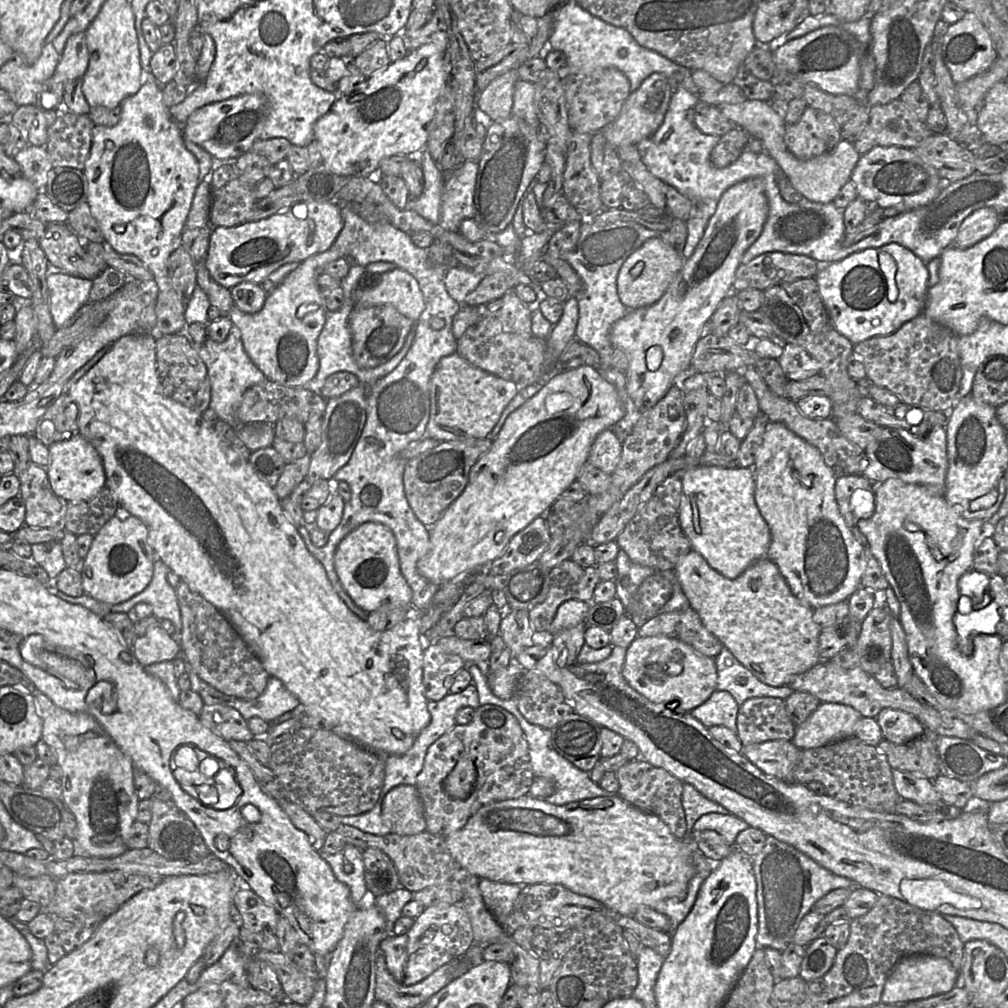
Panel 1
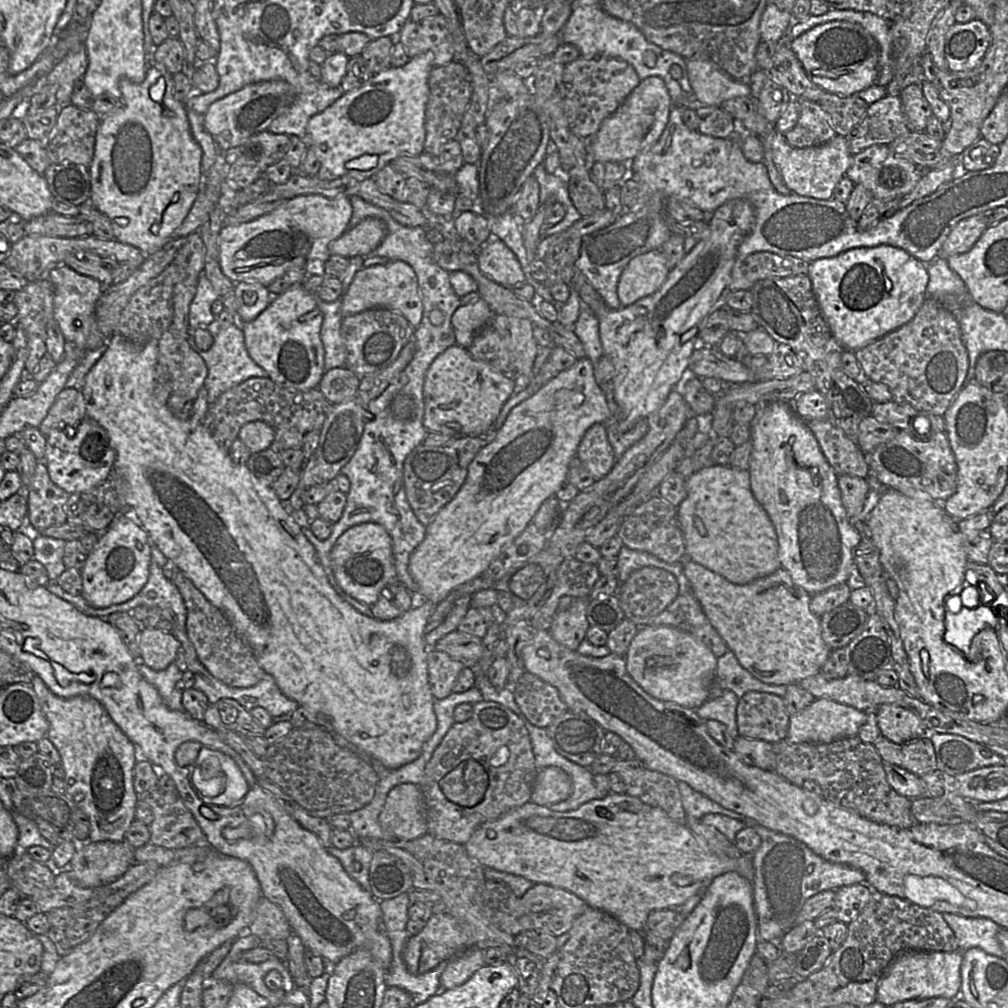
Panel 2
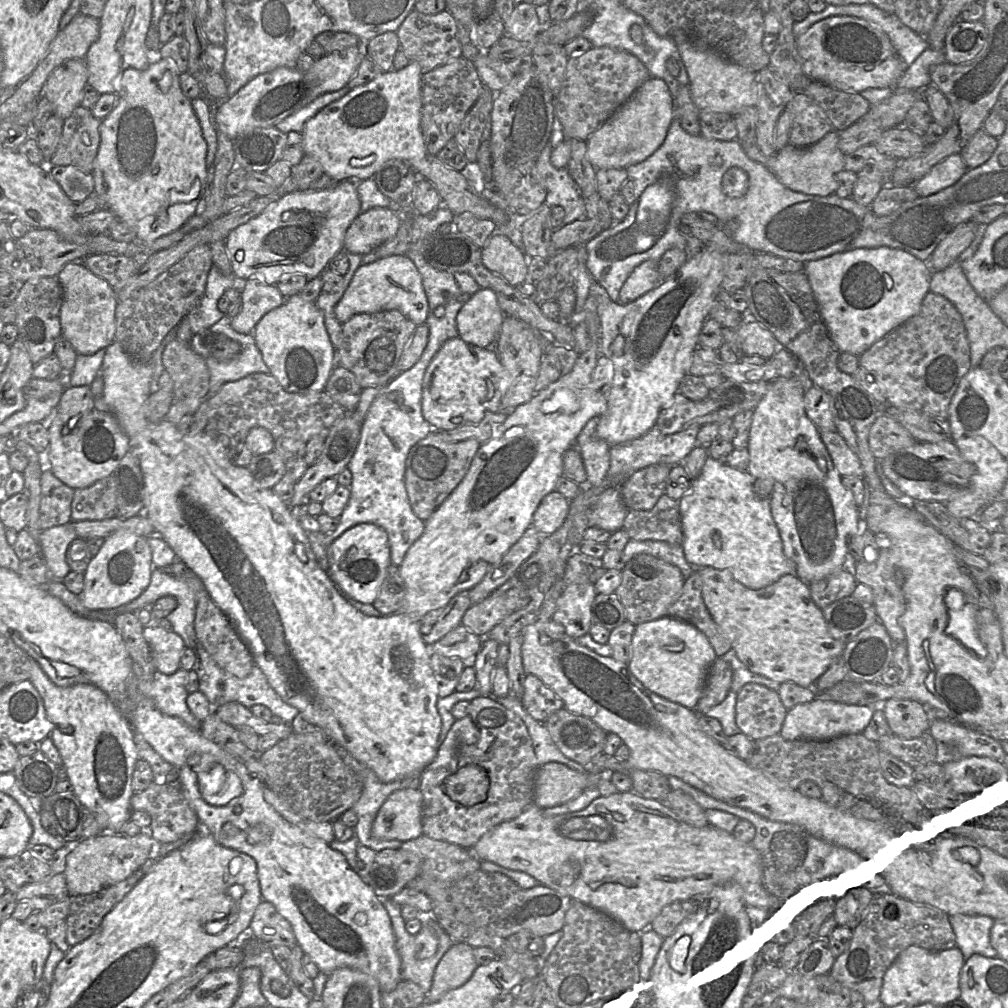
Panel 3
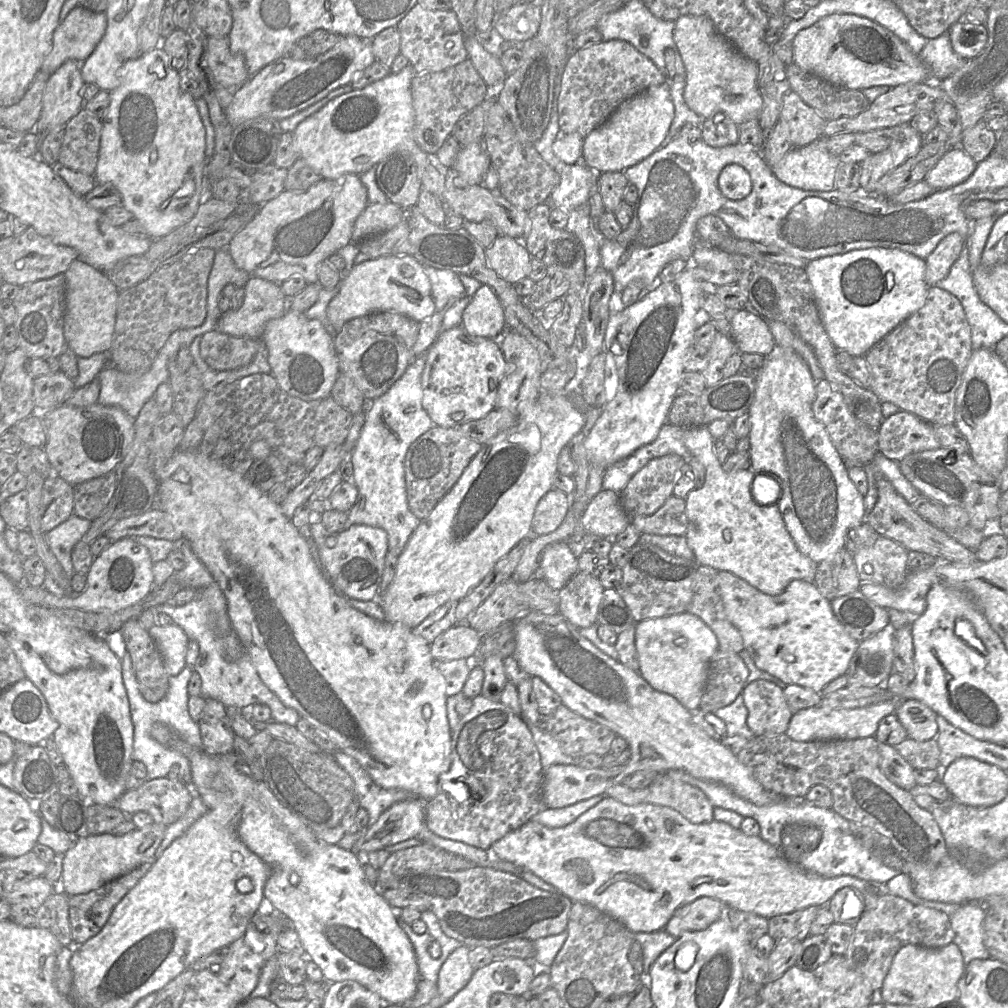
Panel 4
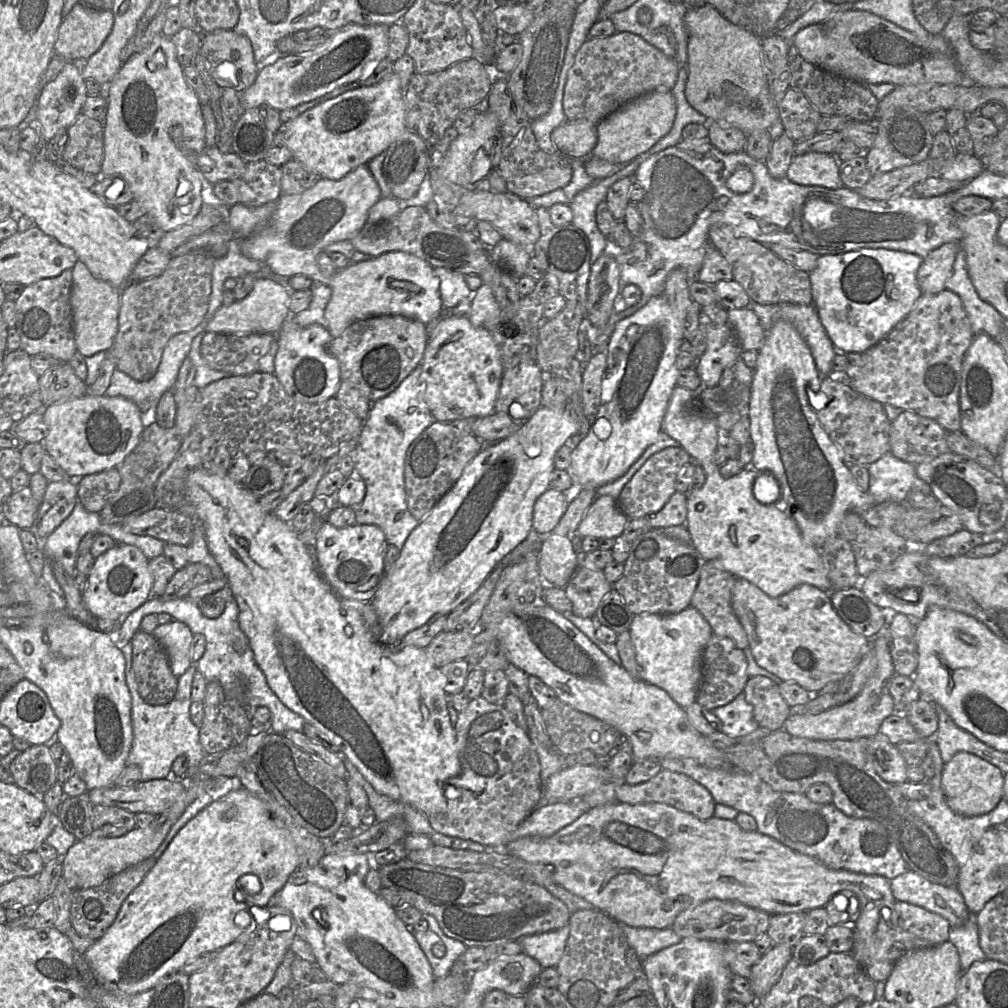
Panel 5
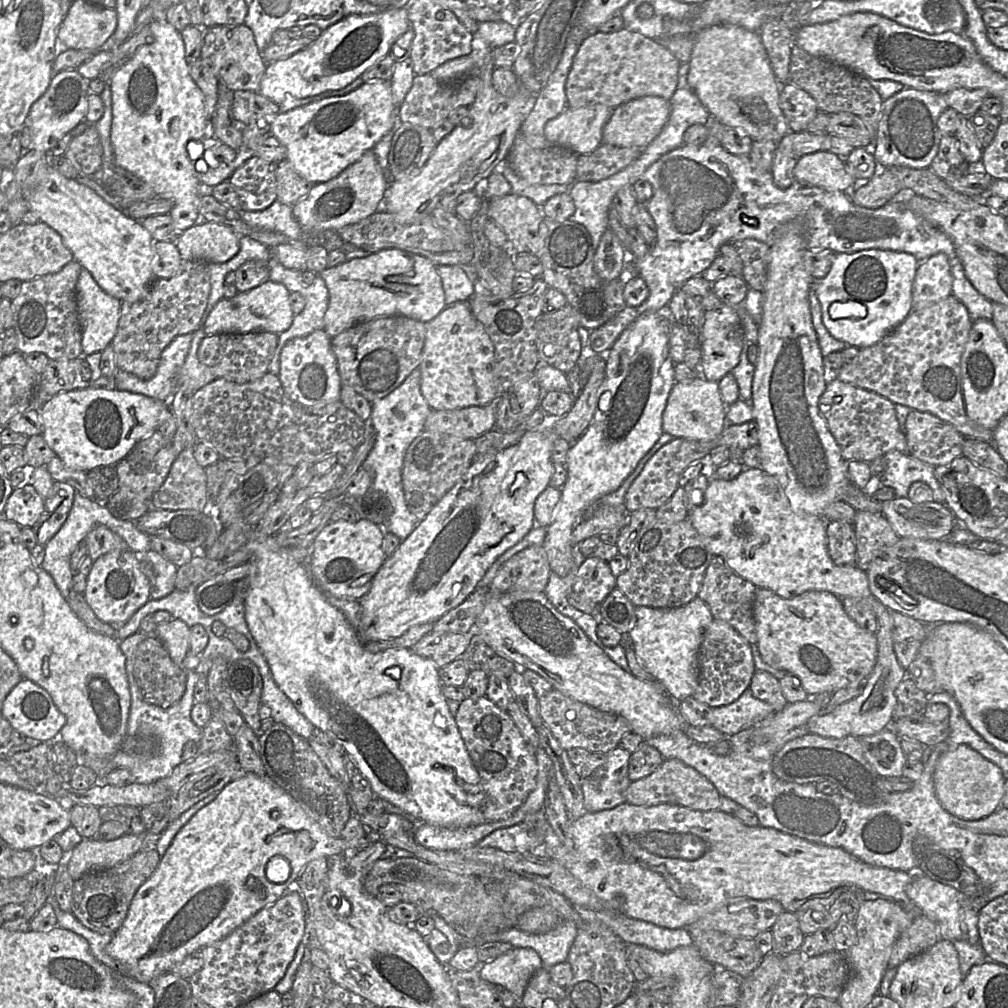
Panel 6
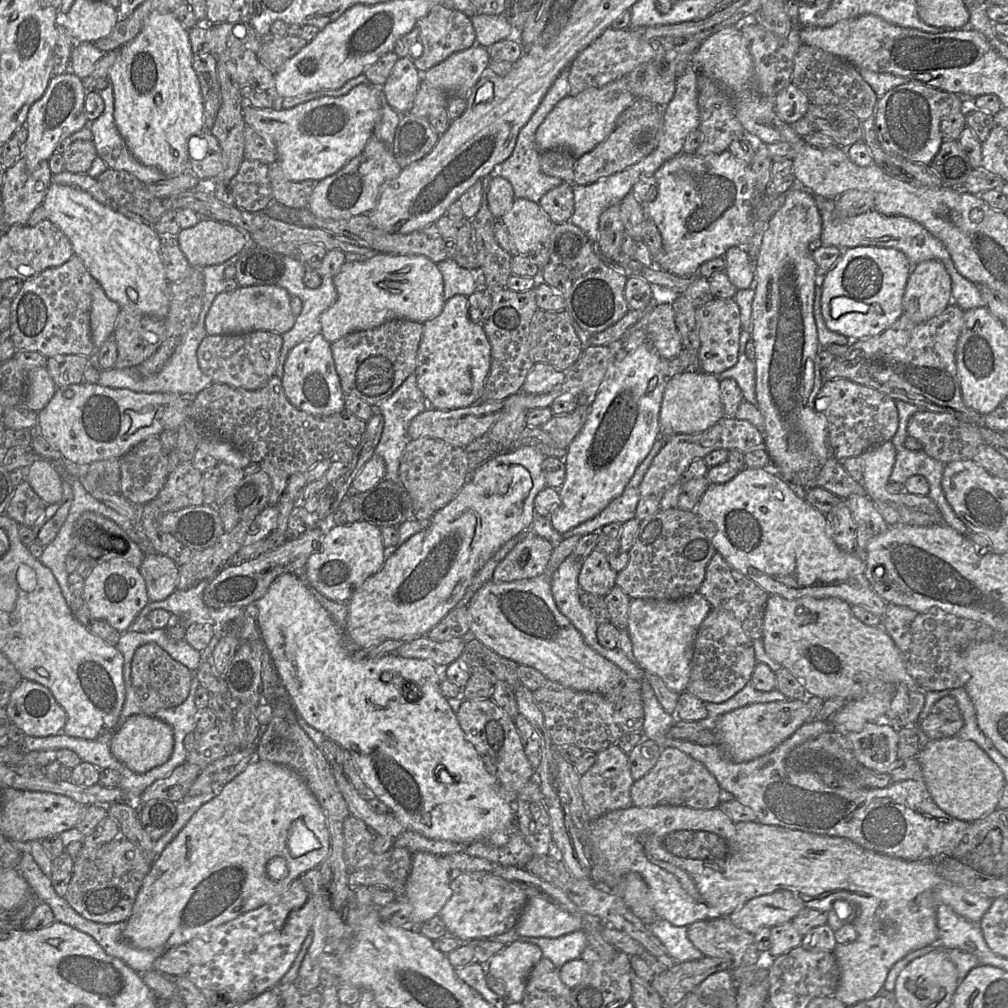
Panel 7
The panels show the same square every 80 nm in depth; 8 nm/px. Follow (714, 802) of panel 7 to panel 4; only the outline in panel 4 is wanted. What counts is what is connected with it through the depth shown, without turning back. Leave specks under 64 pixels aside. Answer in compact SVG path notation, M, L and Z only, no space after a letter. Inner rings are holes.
M660 773L647 787L633 790L622 784L607 789L606 796L628 806L642 803L670 807L694 824L710 823L714 807L699 788Z

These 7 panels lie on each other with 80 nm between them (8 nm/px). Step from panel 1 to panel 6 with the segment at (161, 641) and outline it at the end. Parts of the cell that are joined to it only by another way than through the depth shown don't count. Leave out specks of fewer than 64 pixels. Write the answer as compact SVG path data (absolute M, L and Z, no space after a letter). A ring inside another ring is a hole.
M172 618L168 623L157 624L154 633L166 647L172 661L181 667L190 651L190 627L182 620Z

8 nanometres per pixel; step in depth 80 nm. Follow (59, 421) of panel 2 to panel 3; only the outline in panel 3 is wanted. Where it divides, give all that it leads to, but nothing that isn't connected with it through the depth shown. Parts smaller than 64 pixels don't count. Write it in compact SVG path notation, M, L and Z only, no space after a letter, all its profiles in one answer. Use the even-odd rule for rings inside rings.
M66 386L54 412L61 413L60 420L65 425L69 419L94 408L94 396L90 386Z

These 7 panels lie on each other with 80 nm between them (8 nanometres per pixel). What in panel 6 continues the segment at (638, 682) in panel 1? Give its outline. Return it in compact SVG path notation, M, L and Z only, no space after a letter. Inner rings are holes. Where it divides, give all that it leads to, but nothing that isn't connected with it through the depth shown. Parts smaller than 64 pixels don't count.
M699 597L677 608L635 607L636 624L628 640L641 665L660 683L674 702L693 696L698 684L698 652L704 633L713 621L707 604Z

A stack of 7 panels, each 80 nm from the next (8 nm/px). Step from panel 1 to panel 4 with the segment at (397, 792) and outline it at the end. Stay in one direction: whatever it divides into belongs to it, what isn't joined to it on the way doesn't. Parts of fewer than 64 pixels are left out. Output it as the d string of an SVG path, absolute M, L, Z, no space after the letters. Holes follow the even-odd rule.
M420 798L397 802L385 810L378 820L367 828L353 847L356 854L359 851L372 852L385 849L387 846L416 838L425 822L425 802Z

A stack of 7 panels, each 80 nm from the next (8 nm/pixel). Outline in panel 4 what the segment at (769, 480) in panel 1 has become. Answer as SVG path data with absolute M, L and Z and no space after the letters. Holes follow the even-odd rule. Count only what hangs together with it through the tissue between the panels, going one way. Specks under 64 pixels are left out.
M776 344L773 350L765 356L763 365L754 372L754 379L756 383L755 396L748 409L750 418L750 432L748 436L750 440L750 469L753 470L755 474L768 474L777 479L781 488L777 506L782 515L786 528L797 548L818 564L827 558L832 557L840 549L845 547L845 535L849 529L860 525L862 522L865 522L864 496L859 493L853 482L848 477L849 466L835 448L825 426L819 420L817 420L813 414L812 404L816 397L816 382L818 381L814 380L807 363L791 348L786 348Z

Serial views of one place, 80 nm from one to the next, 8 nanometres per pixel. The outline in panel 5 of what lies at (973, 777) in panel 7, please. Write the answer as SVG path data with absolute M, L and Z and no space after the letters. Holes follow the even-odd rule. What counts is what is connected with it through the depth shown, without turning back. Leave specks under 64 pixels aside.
M960 751L944 764L941 786L953 811L963 816L978 816L992 811L1004 797L1004 773L990 762Z

